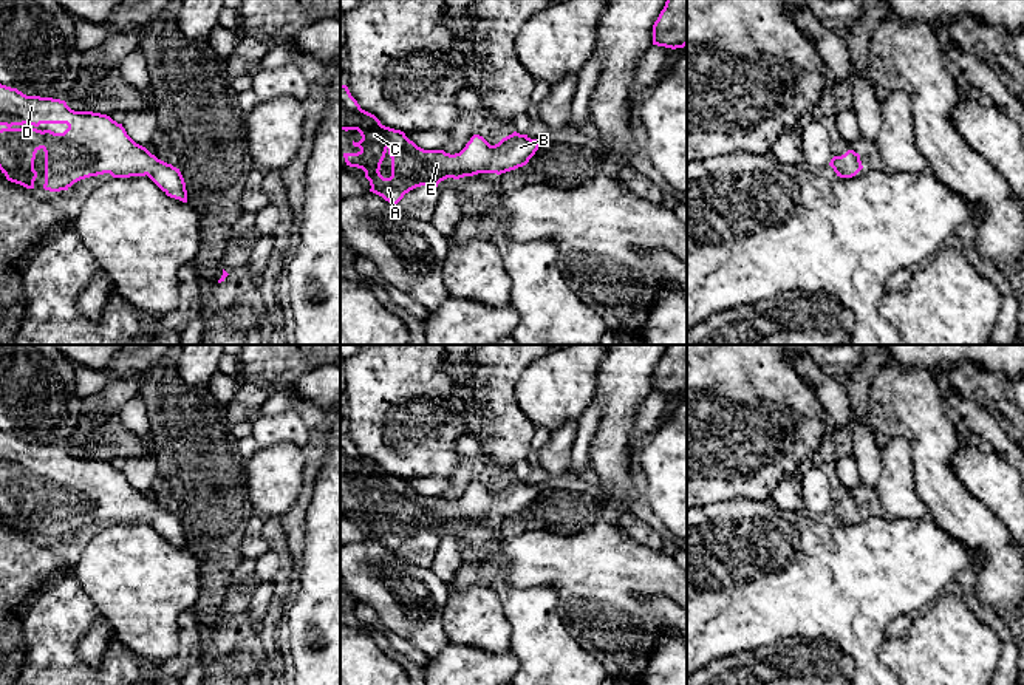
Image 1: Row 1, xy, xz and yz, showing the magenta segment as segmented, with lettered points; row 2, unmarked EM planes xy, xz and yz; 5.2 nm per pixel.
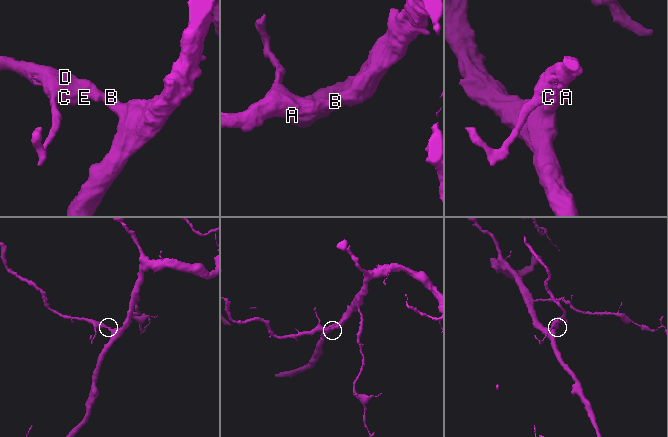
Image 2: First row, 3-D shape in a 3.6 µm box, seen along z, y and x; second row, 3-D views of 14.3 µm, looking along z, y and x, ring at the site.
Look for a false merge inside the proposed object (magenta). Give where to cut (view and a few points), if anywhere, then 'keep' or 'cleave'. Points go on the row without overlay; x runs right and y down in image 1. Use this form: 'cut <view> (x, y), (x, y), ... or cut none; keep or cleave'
cut none; keep

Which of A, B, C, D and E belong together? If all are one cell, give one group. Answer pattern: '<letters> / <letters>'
A B C D E

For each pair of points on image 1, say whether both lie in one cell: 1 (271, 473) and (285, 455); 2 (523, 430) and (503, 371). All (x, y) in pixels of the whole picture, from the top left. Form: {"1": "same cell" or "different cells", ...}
{"1": "same cell", "2": "same cell"}

